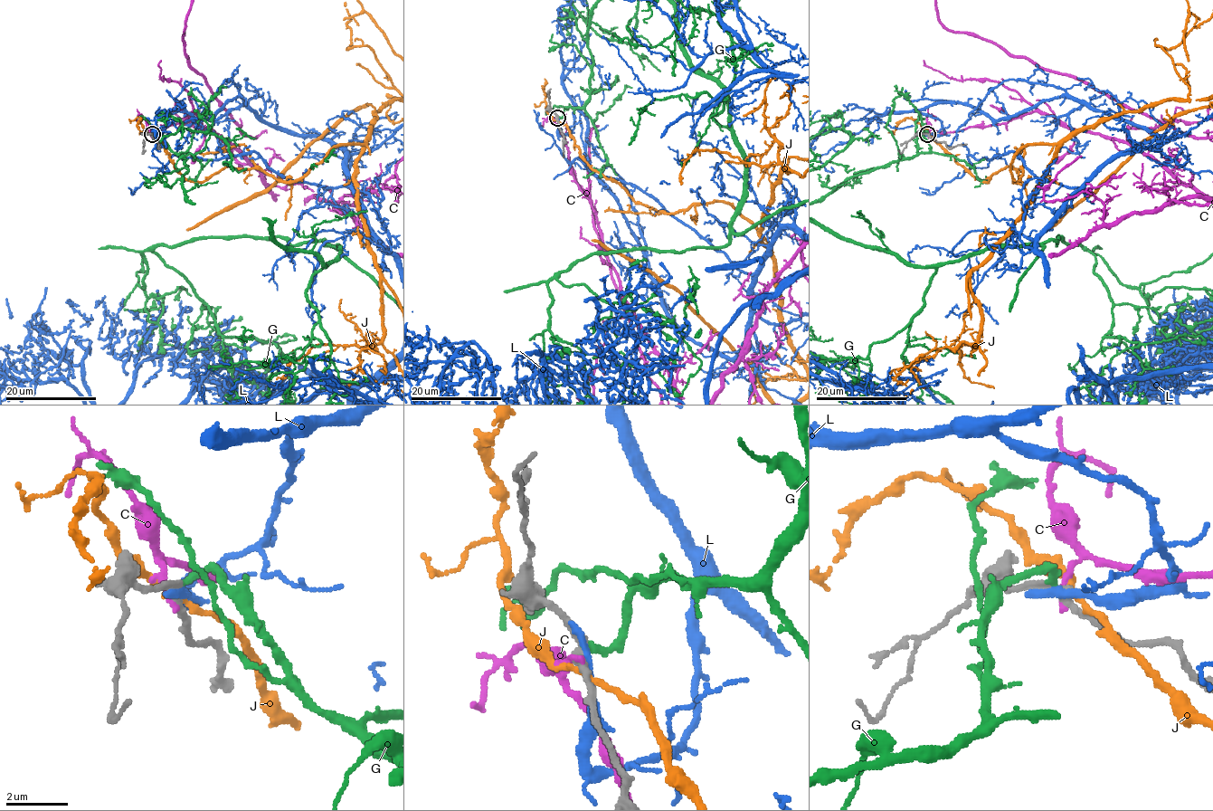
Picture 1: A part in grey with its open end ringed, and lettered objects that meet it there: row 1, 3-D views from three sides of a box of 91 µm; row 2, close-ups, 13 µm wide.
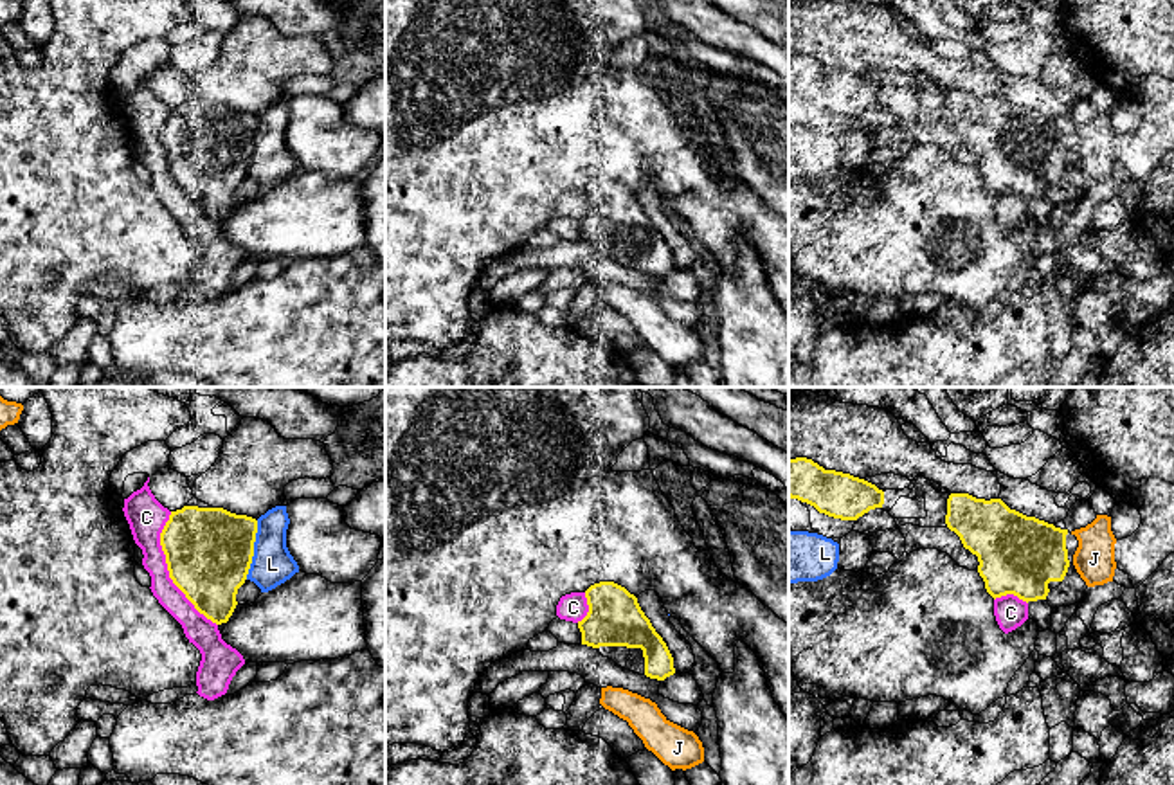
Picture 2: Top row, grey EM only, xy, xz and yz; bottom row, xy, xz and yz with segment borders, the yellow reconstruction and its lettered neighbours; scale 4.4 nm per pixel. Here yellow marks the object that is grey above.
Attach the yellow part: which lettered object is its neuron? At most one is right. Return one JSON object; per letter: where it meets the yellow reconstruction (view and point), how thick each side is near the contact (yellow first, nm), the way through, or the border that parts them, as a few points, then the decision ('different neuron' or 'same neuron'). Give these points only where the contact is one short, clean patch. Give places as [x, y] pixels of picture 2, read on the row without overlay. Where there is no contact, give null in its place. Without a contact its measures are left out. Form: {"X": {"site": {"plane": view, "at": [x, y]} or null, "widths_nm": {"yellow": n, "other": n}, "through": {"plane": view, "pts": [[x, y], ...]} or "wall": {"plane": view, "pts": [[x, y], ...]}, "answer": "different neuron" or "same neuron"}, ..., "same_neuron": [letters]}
{"C": {"site": {"plane": "xy", "at": [168, 166]}, "widths_nm": {"yellow": 380, "other": 170}, "answer": "different neuron"}, "G": {"site": null, "answer": "same neuron"}, "J": {"site": null, "answer": "different neuron"}, "L": {"site": {"plane": "xy", "at": [252, 146]}, "widths_nm": {"yellow": 380, "other": 190}, "answer": "different neuron"}, "same_neuron": ["G"]}

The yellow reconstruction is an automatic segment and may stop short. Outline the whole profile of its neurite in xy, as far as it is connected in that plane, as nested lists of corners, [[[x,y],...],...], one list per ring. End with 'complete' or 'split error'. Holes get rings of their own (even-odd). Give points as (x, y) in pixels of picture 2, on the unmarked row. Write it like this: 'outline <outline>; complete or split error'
outline [[[184,103],[160,130],[169,175],[216,221],[227,220],[245,180],[257,117],[223,104]]]; complete

